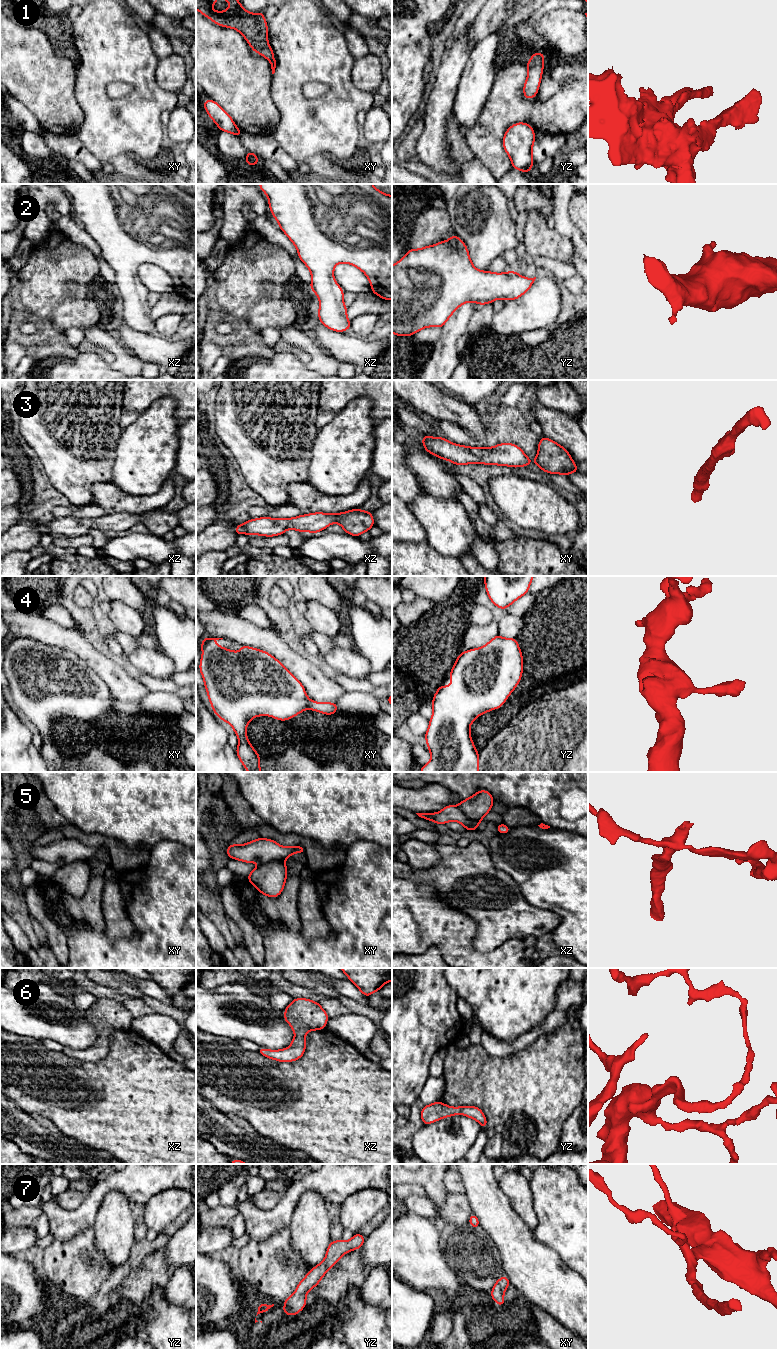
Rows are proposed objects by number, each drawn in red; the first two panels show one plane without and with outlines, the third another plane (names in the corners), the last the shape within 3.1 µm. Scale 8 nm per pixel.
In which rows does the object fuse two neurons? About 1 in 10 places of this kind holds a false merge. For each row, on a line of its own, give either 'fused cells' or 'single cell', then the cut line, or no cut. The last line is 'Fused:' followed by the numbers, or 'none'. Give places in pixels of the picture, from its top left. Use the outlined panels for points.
1: single cell | no cut
2: single cell | no cut
3: single cell | no cut
4: single cell | no cut
5: single cell | no cut
6: single cell | no cut
7: single cell | no cut
Fused: none

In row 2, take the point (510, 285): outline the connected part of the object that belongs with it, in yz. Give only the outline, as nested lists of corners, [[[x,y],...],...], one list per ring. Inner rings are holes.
[[[456,235],[447,241],[429,245],[420,249],[410,248],[408,252],[392,265],[392,333],[396,336],[412,336],[427,327],[443,328],[451,315],[464,303],[475,302],[478,305],[491,304],[496,299],[516,300],[533,285],[536,277],[527,278],[516,271],[494,273],[481,271],[474,267],[466,244]]]

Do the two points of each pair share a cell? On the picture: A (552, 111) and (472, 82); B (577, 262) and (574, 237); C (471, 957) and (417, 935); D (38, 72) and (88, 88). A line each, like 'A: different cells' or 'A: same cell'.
A: different cells
B: different cells
C: same cell
D: different cells

